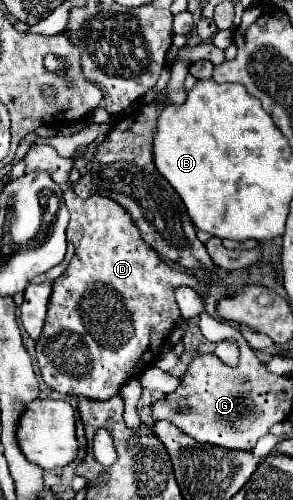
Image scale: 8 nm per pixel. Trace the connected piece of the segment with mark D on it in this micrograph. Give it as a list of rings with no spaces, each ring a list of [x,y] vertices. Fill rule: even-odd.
[[[72,190],[64,192],[64,202],[70,212],[68,240],[76,246],[74,258],[66,272],[54,280],[54,290],[48,304],[48,318],[42,334],[36,342],[36,358],[44,382],[64,396],[86,396],[92,400],[112,398],[132,376],[138,376],[144,368],[152,366],[160,358],[160,348],[180,310],[174,300],[176,286],[192,286],[199,295],[207,290],[209,281],[188,276],[182,270],[174,270],[160,260],[140,238],[130,216],[112,200],[98,194],[82,200]]]

